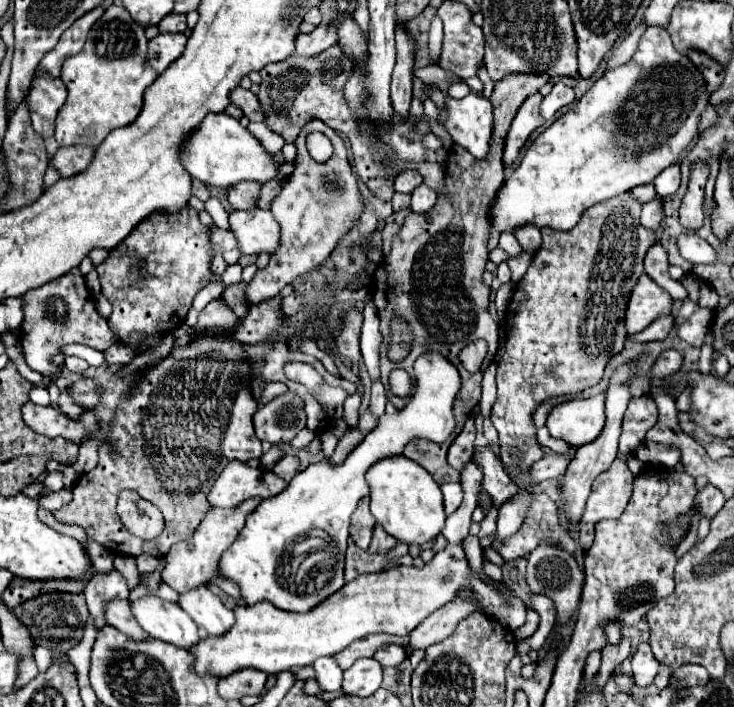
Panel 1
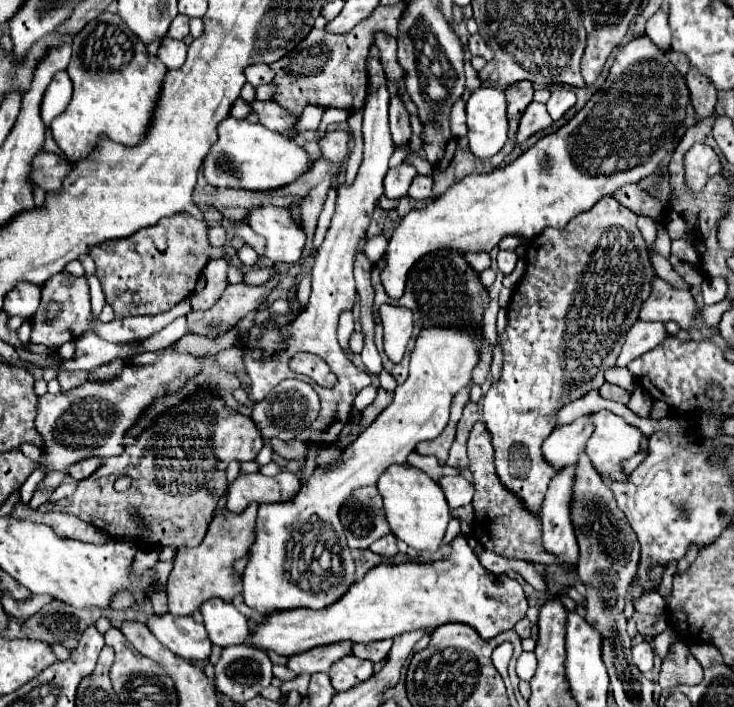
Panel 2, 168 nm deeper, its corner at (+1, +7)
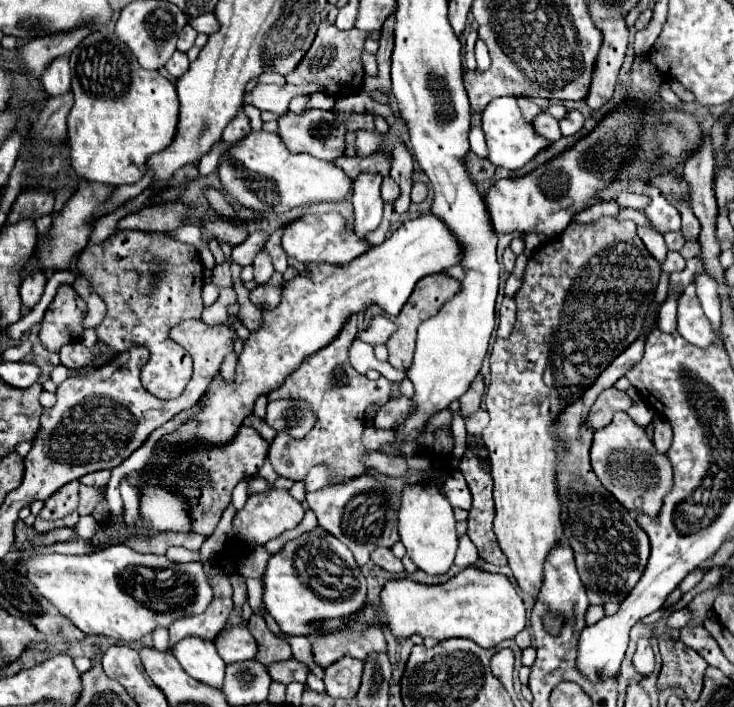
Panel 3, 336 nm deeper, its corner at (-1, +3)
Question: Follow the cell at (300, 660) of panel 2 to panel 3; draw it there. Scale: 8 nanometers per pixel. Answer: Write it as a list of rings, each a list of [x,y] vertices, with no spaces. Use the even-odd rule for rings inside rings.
[[[287,659],[287,661],[271,663],[267,667],[267,673],[269,673],[269,677],[273,677],[273,681],[279,681],[283,685],[289,685],[293,681],[305,683],[307,673],[309,673],[309,667],[303,665],[303,663],[299,663],[297,659]]]

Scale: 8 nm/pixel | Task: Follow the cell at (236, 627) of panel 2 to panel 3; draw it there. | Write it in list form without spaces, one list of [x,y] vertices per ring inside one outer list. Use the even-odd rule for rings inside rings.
[[[243,625],[219,631],[215,639],[215,647],[227,665],[249,661],[249,659],[255,659],[257,655],[257,641],[249,633],[249,629]]]

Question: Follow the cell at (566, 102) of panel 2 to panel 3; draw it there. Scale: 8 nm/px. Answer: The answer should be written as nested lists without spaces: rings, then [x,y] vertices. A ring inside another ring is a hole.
[[[569,111],[559,123],[561,123],[561,131],[563,131],[563,135],[565,137],[569,137],[569,135],[575,135],[575,133],[579,133],[581,129],[583,129],[583,115],[579,113],[579,111]]]

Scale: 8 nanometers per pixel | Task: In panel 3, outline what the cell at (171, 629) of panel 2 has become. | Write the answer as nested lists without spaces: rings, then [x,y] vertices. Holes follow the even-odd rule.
[[[185,637],[173,647],[173,655],[193,679],[205,685],[211,685],[215,689],[223,687],[225,663],[219,657],[211,641],[203,641],[197,637]]]

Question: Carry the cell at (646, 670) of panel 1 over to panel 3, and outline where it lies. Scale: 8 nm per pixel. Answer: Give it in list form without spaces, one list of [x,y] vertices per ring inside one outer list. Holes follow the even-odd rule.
[[[641,637],[639,641],[637,641],[637,651],[635,651],[635,655],[633,655],[633,667],[635,667],[635,671],[639,673],[639,675],[649,675],[651,671],[653,671],[653,667],[655,667],[655,657],[653,657],[653,649],[651,649],[651,643],[649,643],[649,639],[645,639],[645,637]]]

